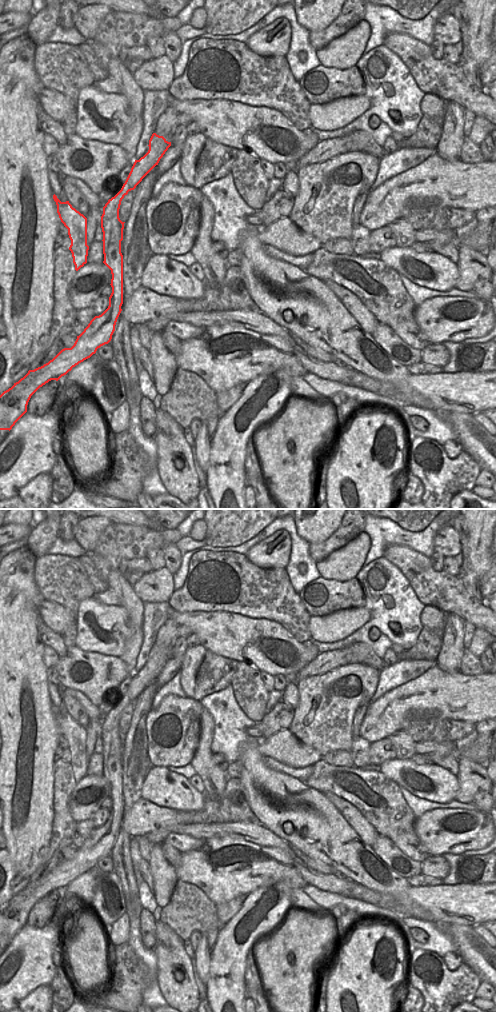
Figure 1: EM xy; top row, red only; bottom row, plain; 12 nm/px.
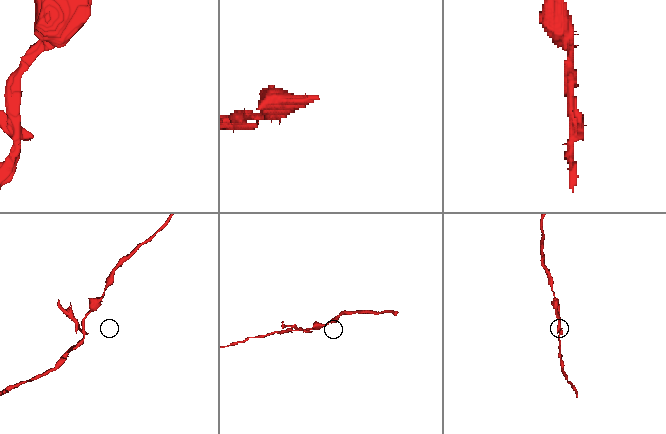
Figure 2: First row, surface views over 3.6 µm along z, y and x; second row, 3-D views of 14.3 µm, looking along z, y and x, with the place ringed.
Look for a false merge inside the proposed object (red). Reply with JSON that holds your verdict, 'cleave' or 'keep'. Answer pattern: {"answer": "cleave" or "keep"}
{"answer": "cleave"}

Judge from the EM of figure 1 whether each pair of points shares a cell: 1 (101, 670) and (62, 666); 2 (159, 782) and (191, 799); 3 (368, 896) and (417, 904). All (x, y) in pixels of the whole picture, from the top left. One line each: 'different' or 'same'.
1: same
2: same
3: same

